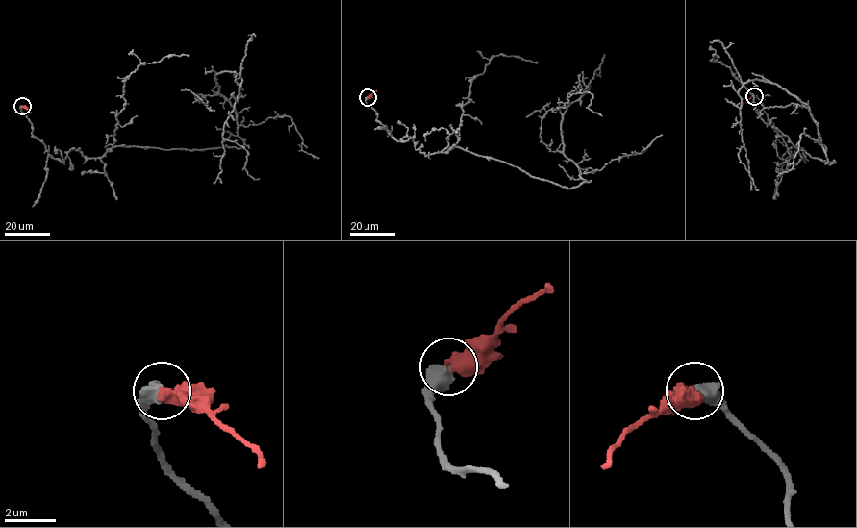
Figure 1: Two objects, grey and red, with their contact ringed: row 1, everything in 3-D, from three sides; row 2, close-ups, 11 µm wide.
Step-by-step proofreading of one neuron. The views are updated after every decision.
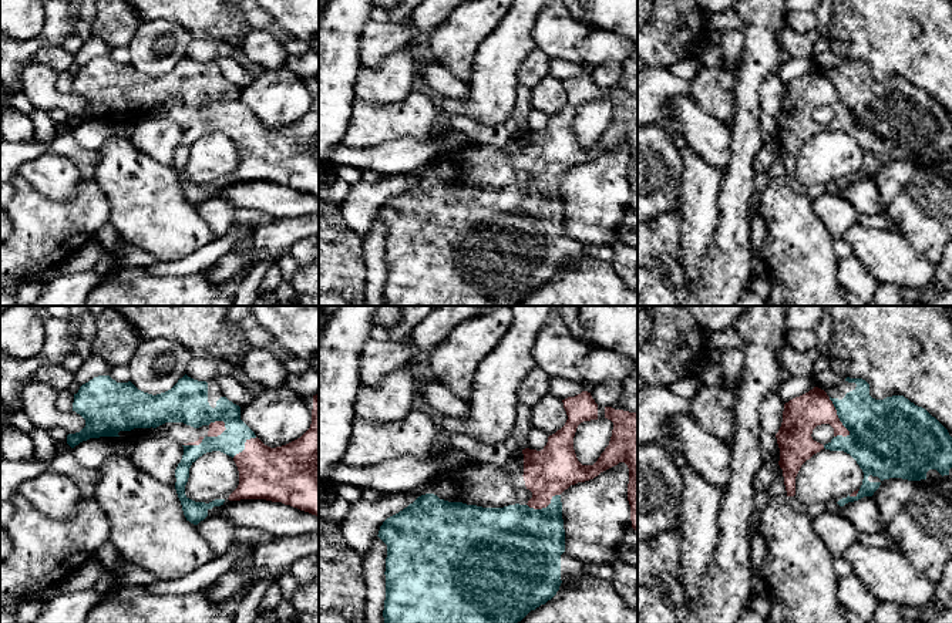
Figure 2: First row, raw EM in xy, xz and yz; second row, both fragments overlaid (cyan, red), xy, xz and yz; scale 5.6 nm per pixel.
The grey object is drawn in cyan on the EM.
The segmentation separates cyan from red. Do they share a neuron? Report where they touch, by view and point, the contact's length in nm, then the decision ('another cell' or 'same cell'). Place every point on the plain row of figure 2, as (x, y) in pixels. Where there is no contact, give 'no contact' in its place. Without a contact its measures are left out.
yz (838, 98) | 260 nm | same cell

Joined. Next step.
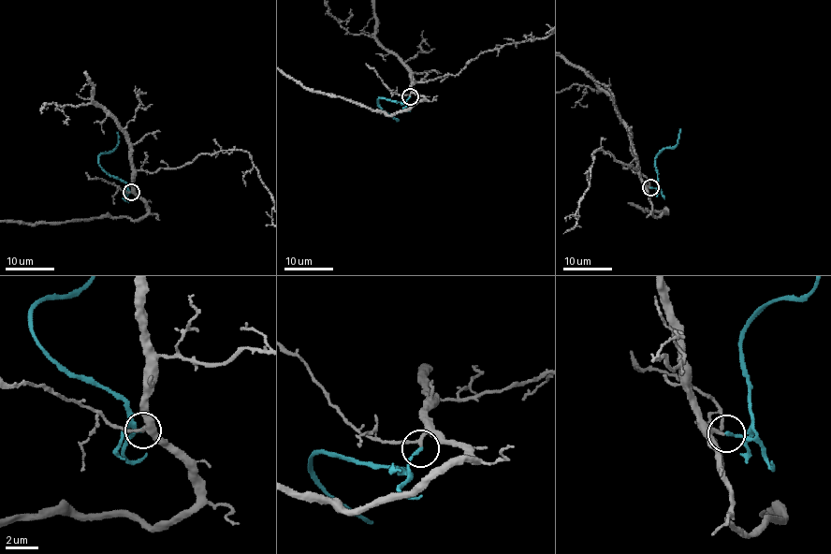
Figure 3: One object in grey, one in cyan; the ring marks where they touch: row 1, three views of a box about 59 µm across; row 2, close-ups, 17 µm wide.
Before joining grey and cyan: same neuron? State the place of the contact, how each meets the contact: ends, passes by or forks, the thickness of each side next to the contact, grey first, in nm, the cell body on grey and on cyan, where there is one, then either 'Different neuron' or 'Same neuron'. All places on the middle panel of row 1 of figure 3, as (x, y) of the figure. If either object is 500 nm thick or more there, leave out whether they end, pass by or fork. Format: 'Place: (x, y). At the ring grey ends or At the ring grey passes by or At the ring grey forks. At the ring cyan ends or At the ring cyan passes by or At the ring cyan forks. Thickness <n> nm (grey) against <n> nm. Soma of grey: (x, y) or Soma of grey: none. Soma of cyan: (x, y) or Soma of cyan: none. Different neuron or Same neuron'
Place: (410, 96). At the ring grey passes by. At the ring cyan ends. Thickness 190 nm (grey) against 200 nm. Soma of grey: none. Soma of cyan: none. Same neuron

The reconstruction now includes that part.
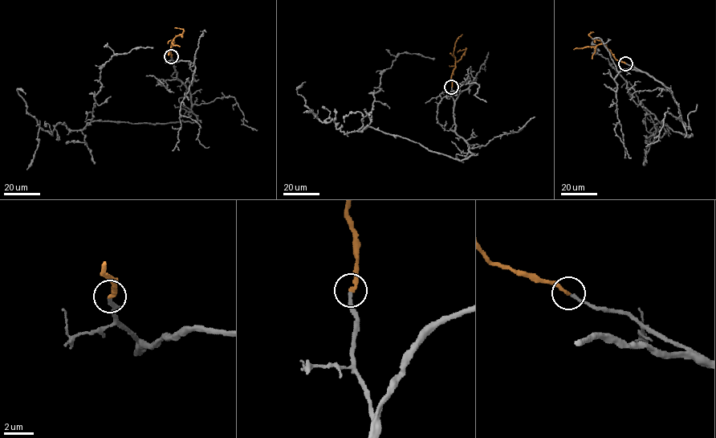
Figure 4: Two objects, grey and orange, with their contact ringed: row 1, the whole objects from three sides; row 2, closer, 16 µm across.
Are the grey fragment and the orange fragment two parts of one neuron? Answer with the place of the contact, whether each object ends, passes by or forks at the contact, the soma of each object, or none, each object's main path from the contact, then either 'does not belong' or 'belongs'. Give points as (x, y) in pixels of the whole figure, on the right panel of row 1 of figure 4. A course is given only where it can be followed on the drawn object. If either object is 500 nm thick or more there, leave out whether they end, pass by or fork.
(625, 63) | grey ends | orange ends | grey none | orange none | grey via (625, 63), (668, 89), (686, 136), (692, 135), (673, 131), (636, 104), (608, 59), (592, 53), (599, 51) | orange via (625, 63), (616, 59), (603, 44), (573, 49) | belongs

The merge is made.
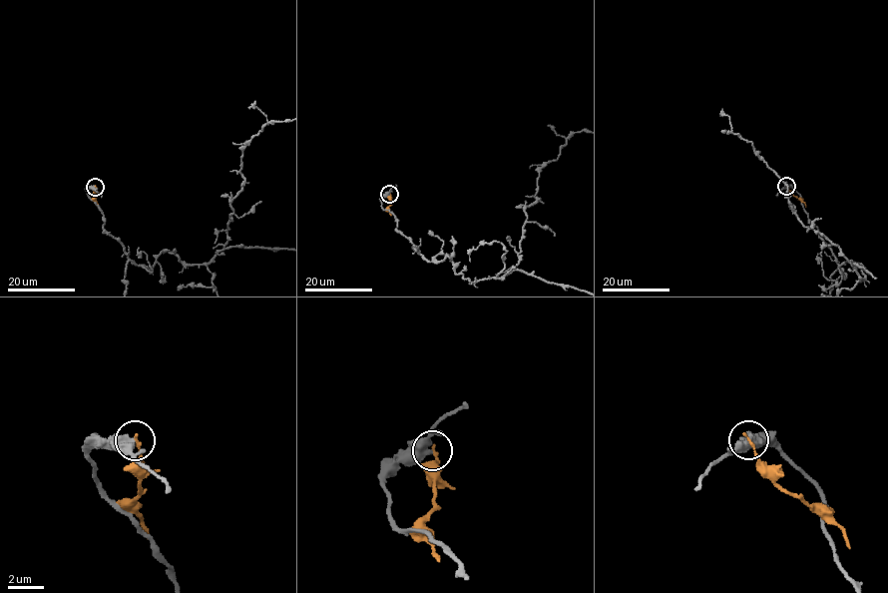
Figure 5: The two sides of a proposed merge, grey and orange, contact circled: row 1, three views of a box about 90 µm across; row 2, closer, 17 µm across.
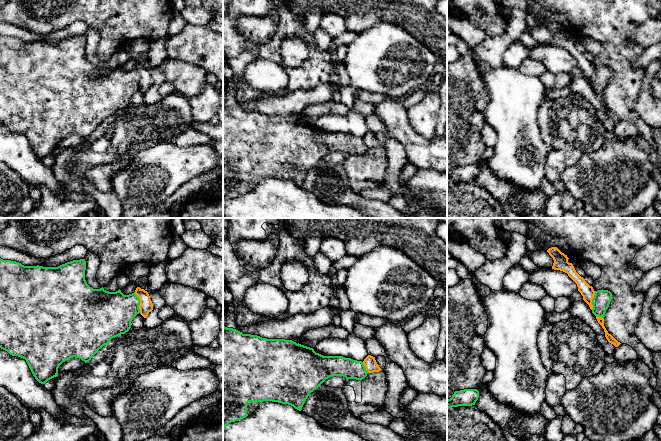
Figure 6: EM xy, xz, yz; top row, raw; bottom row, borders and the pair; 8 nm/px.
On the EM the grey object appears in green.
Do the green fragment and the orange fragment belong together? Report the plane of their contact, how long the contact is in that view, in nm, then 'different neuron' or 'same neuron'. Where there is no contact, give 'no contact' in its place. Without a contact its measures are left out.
meets green in xy; contact 180 nm long; different neuron

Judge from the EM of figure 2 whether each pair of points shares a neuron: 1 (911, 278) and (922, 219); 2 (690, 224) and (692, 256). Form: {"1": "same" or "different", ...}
{"1": "different", "2": "same"}

